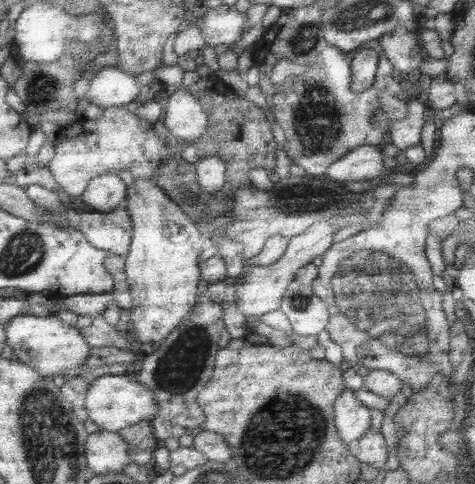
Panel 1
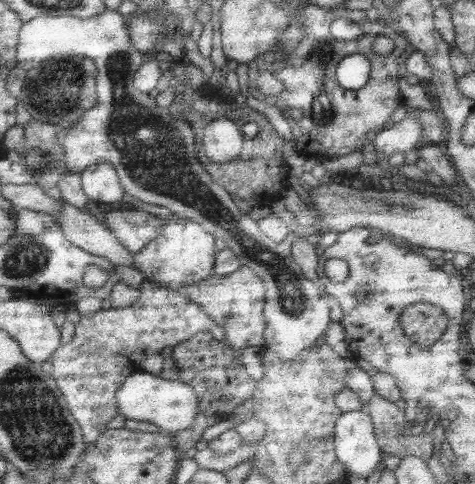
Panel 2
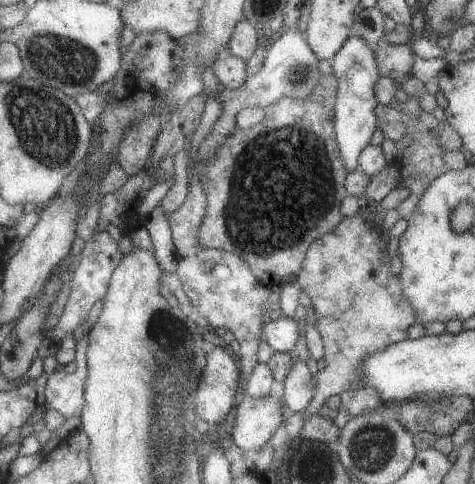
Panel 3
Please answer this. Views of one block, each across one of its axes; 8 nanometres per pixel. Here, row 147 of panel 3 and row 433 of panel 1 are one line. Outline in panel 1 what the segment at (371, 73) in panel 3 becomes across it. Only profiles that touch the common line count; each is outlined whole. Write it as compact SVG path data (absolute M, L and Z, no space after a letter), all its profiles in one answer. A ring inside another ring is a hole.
M343 392L333 404L333 424L339 440L355 452L357 442L369 432L369 408L363 406L353 392Z

